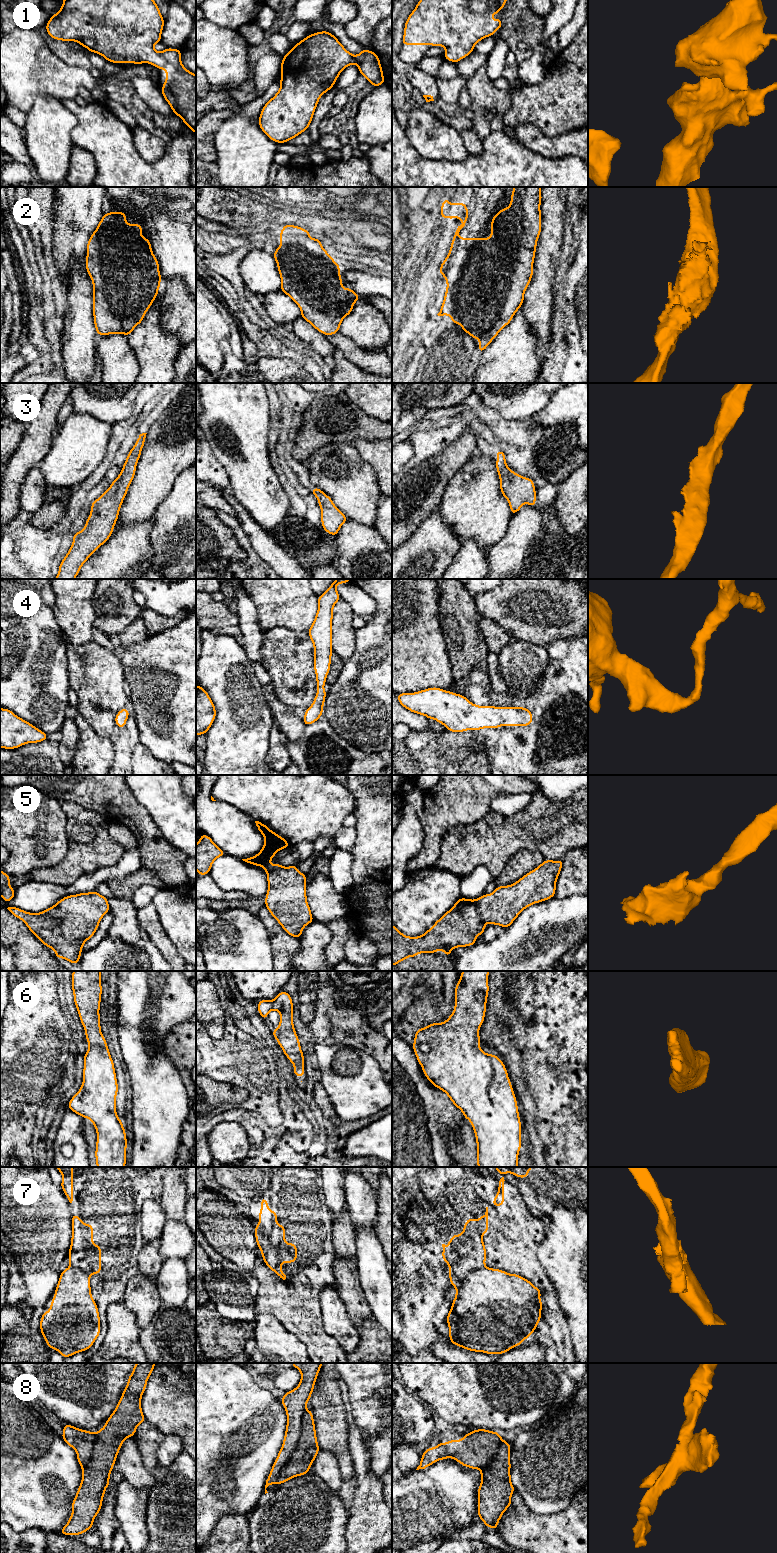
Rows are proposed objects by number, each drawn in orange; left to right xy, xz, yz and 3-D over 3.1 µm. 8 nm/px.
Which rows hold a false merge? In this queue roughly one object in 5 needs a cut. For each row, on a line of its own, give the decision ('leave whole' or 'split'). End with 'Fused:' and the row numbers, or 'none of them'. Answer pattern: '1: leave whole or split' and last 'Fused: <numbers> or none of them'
1: leave whole
2: leave whole
3: leave whole
4: leave whole
5: leave whole
6: leave whole
7: split
8: split
Fused: 7, 8

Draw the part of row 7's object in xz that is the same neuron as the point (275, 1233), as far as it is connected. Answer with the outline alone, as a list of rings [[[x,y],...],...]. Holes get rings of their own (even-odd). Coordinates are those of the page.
[[[261,1197],[261,1210],[259,1212],[258,1227],[263,1236],[276,1248],[284,1263],[297,1261],[297,1245],[285,1242],[285,1226],[277,1224],[277,1212],[270,1211],[265,1197]]]

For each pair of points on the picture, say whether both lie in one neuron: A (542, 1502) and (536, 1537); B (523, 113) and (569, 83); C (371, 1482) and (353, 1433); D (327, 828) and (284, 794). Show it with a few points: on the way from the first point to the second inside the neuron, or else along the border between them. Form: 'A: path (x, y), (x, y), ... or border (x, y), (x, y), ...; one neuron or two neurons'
A: border (529, 1509), (539, 1514), (555, 1514), (563, 1510); two neurons
B: path (534, 104), (547, 104), (558, 94); one neuron
C: path (363, 1470), (361, 1457), (356, 1445); one neuron
D: path (316, 817), (307, 808), (298, 808), (295, 805); one neuron

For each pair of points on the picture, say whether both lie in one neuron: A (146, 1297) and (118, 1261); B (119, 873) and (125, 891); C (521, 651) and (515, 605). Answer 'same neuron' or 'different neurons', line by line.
A: different neurons
B: different neurons
C: different neurons

